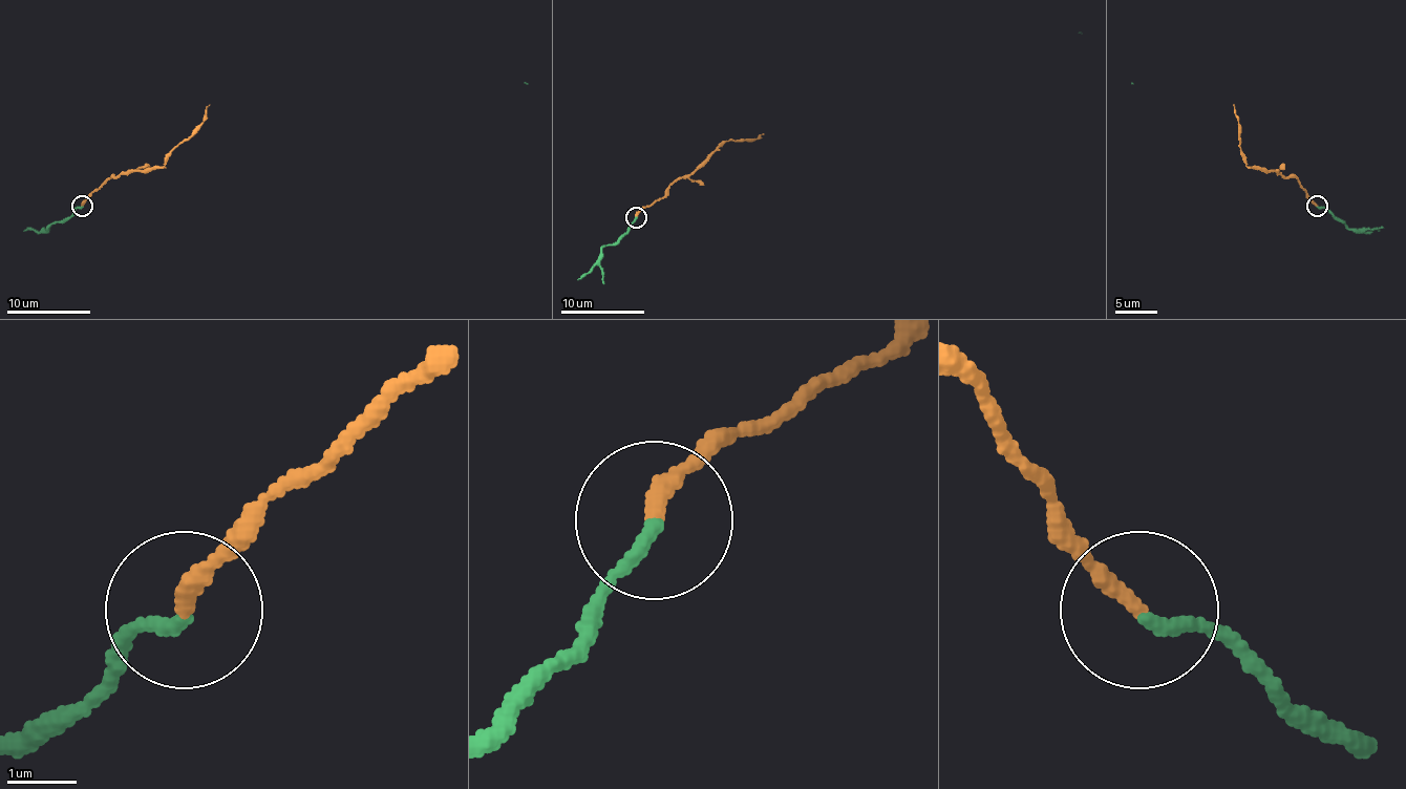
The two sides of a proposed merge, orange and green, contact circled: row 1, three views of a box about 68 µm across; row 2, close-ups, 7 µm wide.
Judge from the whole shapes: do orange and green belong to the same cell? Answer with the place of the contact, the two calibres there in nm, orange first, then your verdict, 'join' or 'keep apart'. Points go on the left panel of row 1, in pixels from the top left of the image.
(82, 206) | 240/180 nm | join

